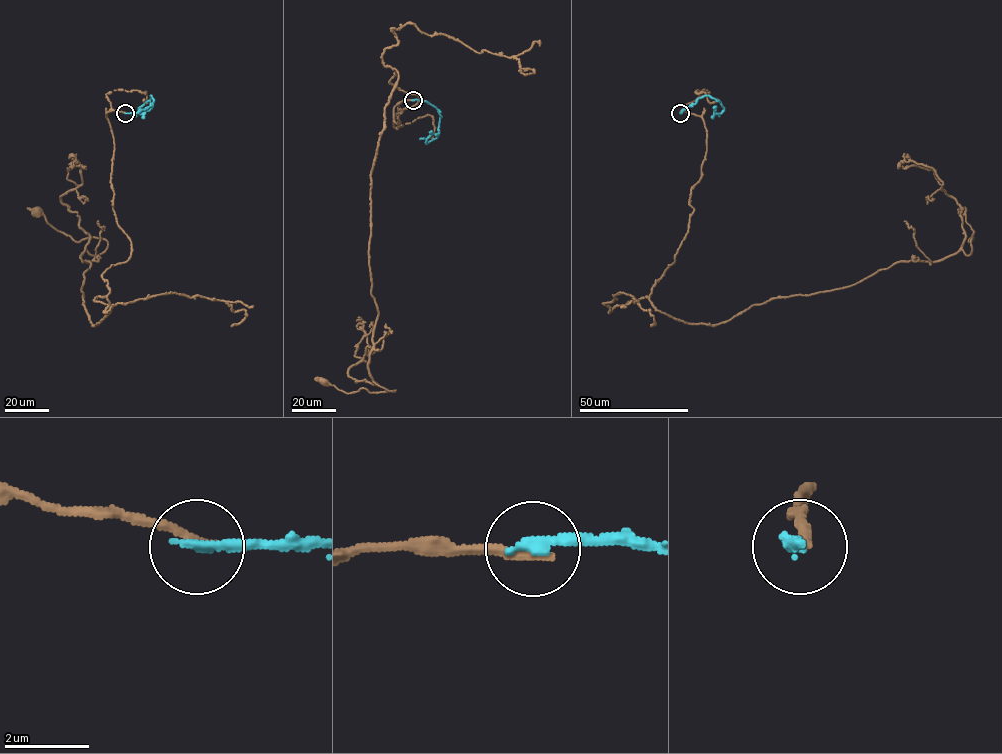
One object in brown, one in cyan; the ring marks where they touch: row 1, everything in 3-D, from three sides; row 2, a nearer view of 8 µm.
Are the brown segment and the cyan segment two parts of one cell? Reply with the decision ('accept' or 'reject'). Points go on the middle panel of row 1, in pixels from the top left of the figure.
reject

